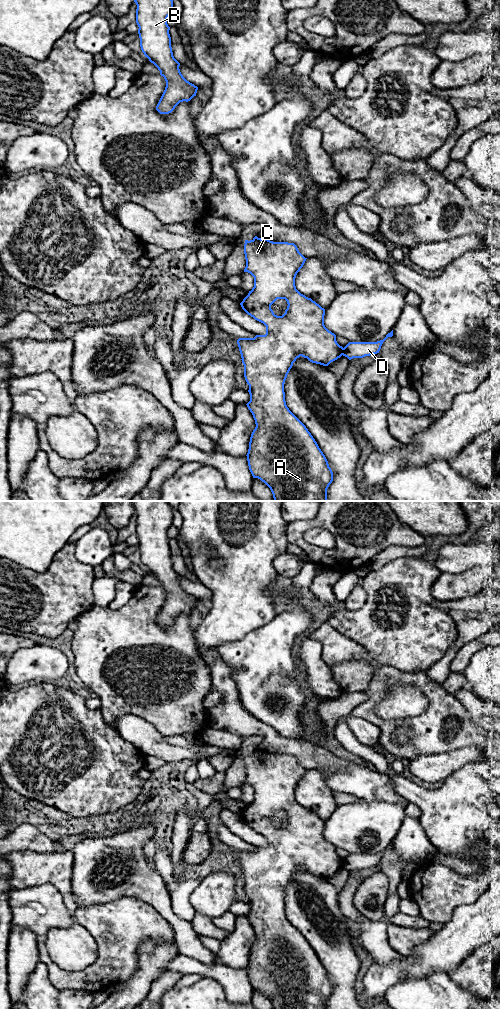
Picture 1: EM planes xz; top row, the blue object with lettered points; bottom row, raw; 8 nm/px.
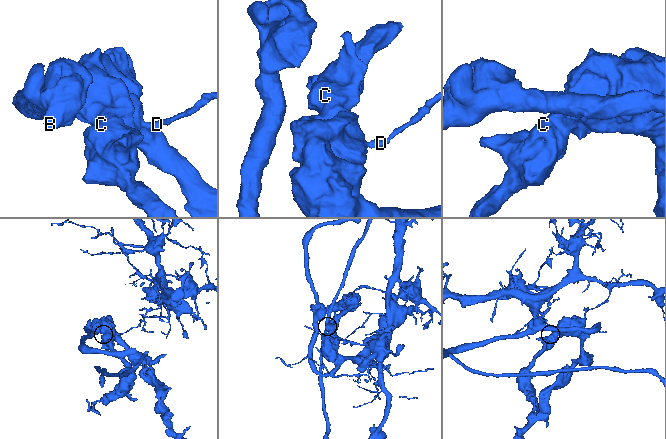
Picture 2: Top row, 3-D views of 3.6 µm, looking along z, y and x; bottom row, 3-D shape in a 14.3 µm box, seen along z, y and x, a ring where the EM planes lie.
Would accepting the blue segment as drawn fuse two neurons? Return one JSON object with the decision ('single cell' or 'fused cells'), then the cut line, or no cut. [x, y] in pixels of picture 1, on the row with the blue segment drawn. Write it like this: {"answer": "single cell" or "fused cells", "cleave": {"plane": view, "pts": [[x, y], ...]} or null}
{"answer": "fused cells", "cleave": {"plane": "xz", "pts": [[344, 348], [342, 354]]}}

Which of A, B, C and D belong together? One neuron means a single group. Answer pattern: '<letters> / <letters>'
A B C / D

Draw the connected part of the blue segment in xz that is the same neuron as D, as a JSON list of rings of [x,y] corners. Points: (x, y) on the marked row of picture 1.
[[[393,330],[386,335],[383,340],[377,342],[349,342],[344,347],[343,356],[347,357],[349,360],[353,358],[363,358],[365,356],[370,356],[379,353],[383,342],[388,338],[393,336]]]

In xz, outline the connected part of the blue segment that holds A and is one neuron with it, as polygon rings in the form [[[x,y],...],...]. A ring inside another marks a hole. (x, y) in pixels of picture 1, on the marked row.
[[[255,236],[250,241],[245,240],[244,254],[246,259],[244,272],[254,277],[254,287],[240,305],[248,315],[266,326],[265,335],[237,340],[244,365],[244,377],[249,385],[250,401],[246,405],[256,424],[246,455],[249,470],[253,478],[260,479],[270,488],[274,501],[327,501],[327,489],[333,481],[333,472],[311,433],[287,407],[284,383],[293,363],[300,356],[312,363],[328,366],[343,355],[344,348],[337,343],[336,335],[324,325],[325,309],[296,289],[296,275],[307,258],[299,252],[294,243],[273,242]],[[277,299],[285,299],[288,304],[282,316],[275,315],[271,309],[271,305]]]

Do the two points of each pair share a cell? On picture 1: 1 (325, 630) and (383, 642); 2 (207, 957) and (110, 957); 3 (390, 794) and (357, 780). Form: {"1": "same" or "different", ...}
{"1": "different", "2": "different", "3": "same"}

